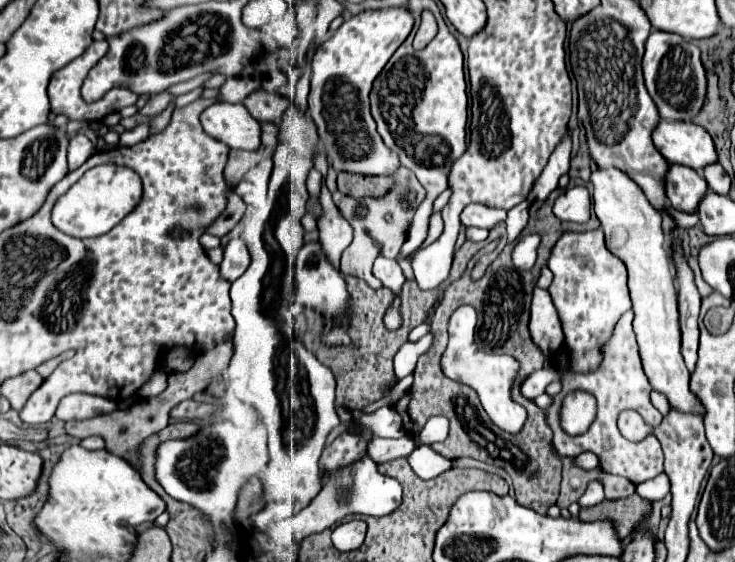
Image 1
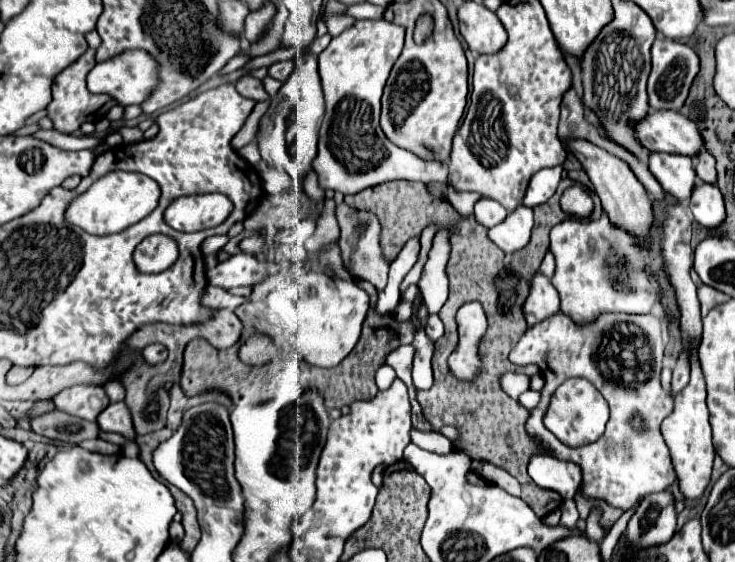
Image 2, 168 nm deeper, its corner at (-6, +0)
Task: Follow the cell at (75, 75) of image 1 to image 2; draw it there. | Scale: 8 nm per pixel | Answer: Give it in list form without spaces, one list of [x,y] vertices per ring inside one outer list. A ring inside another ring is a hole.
[[[89,48],[79,60],[75,60],[71,66],[67,66],[53,82],[53,100],[47,106],[49,118],[55,124],[55,130],[65,132],[65,134],[73,134],[81,128],[83,122],[95,122],[99,118],[105,116],[105,106],[111,102],[111,96],[105,94],[91,94],[85,86],[85,78],[89,74],[89,70],[95,66],[95,50]]]

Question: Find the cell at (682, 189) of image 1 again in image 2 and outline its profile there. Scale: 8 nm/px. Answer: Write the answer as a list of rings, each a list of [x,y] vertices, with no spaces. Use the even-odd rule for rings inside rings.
[[[653,152],[649,156],[649,170],[659,180],[663,190],[675,200],[683,202],[693,194],[697,174],[693,172],[693,160],[689,156]]]

